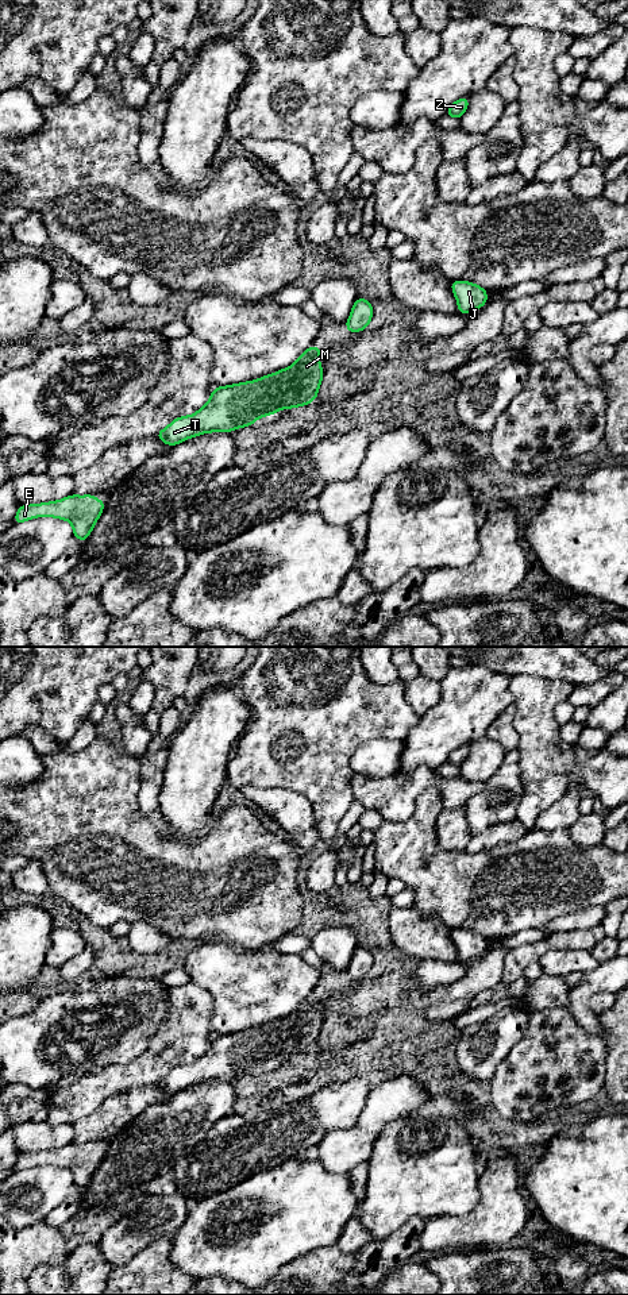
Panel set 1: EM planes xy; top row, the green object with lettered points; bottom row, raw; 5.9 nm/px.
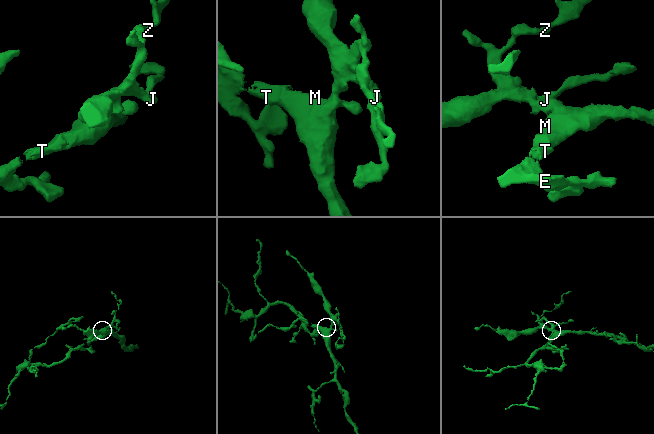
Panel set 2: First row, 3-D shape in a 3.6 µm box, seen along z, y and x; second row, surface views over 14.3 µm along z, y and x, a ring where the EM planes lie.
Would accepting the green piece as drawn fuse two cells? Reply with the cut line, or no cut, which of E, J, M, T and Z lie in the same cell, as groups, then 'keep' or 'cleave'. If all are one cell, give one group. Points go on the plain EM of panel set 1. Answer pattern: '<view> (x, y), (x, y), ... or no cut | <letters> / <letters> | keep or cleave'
no cut | E J M T Z | keep

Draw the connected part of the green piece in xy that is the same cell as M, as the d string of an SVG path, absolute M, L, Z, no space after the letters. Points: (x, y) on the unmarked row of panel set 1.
M311 994L286 1017L250 1030L215 1036L200 1059L174 1067L155 1084L173 1095L201 1082L231 1080L280 1057L315 1049L323 1028L321 1001L325 999Z

